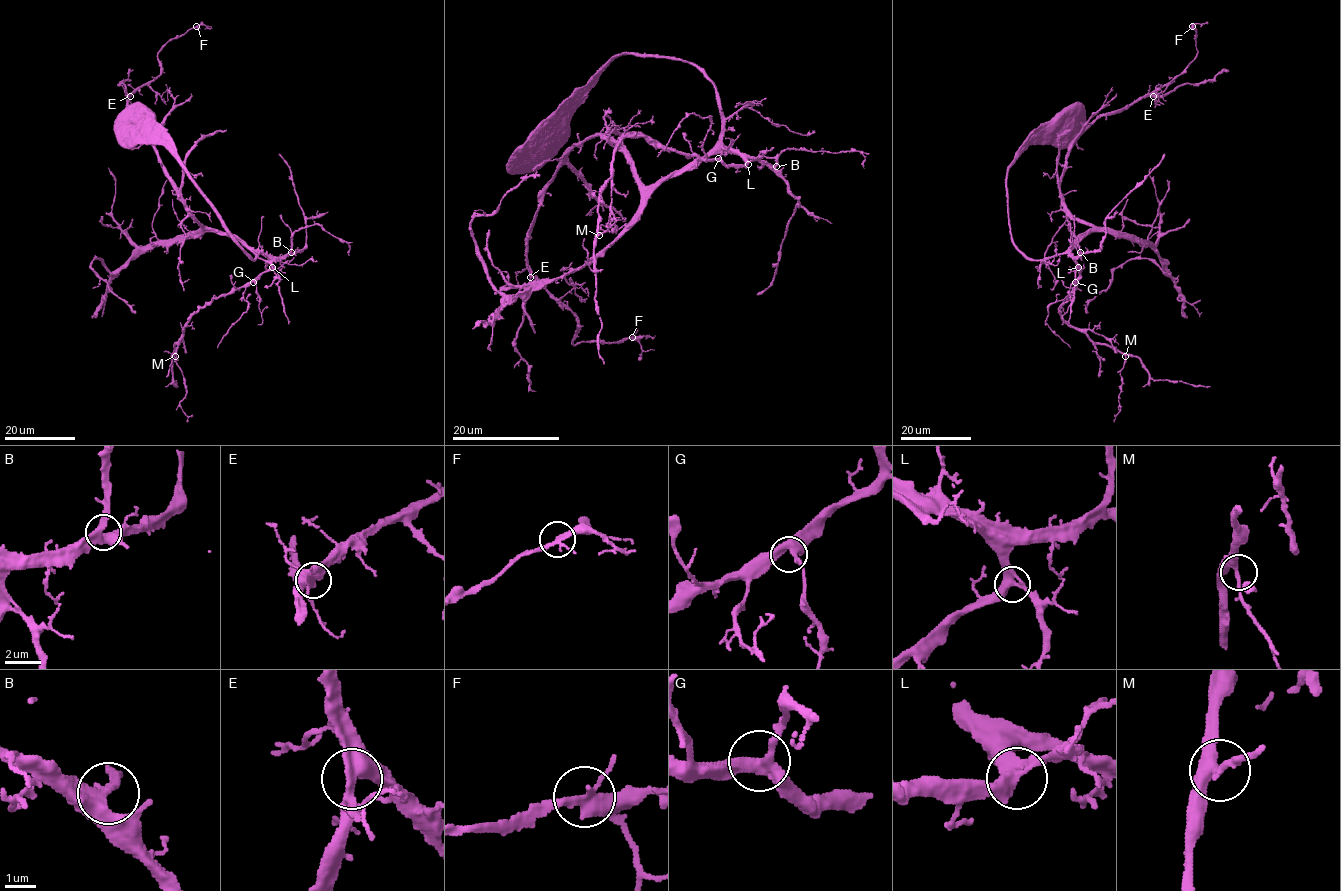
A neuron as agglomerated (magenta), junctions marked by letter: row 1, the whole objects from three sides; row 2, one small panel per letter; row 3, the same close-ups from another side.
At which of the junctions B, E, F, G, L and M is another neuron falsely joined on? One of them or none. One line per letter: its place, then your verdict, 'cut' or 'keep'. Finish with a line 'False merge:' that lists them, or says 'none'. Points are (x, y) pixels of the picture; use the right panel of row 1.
B: (1080, 252) | keep
E: (1153, 96) | keep
F: (1192, 26) | keep
G: (1075, 282) | keep
L: (1078, 267) | keep
M: (1125, 356) | keep
False merge: none

